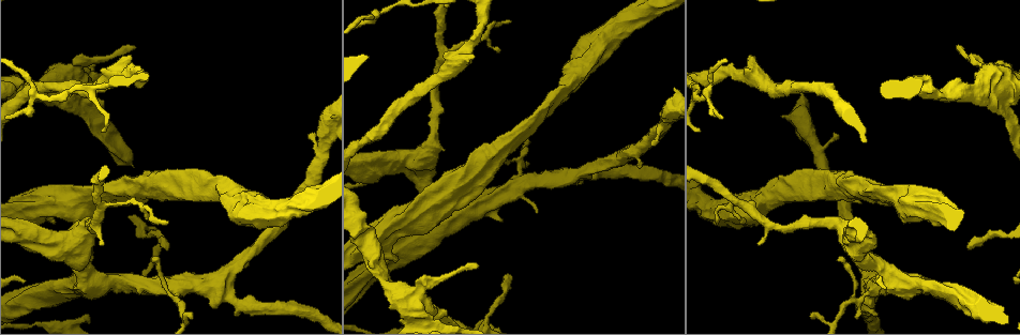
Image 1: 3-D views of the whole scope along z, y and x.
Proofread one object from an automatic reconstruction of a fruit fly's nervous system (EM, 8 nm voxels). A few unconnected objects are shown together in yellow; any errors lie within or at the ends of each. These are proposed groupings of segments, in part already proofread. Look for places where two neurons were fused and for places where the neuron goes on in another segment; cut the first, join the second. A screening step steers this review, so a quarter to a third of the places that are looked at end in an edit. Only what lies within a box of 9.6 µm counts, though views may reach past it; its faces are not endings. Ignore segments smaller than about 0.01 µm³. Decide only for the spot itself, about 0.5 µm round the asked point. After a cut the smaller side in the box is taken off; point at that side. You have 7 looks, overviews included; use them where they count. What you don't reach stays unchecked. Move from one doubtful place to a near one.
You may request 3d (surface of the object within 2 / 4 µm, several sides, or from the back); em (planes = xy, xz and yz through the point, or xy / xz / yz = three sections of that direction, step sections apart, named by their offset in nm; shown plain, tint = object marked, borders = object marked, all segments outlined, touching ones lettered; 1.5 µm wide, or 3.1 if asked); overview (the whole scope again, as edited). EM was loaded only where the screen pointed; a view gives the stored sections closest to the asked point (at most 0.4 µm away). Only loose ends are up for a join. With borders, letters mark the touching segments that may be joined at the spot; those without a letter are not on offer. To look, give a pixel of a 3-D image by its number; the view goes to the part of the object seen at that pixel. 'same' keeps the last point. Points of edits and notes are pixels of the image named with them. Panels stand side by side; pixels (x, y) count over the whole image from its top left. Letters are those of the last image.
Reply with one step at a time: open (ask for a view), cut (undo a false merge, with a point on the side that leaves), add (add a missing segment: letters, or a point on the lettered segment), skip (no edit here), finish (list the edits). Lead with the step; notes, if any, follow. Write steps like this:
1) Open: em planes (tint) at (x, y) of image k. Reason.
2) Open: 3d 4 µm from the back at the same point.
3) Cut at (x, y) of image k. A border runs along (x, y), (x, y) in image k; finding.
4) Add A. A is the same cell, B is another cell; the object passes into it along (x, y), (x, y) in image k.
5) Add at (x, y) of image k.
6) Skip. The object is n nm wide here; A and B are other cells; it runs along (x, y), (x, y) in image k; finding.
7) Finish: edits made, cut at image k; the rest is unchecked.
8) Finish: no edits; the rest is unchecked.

Open: em planes (borders) at (904, 272) of image 1. An open end.

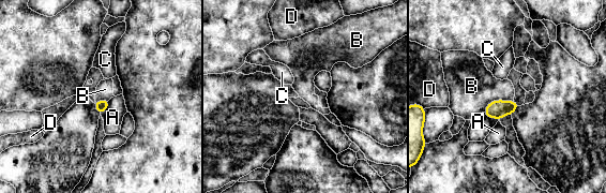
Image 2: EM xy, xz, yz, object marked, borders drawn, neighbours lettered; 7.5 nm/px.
Skip. The longest contact is with B, 240 nm; A, B, C and D are other cells; a border runs along (513, 100), (493, 100), (483, 112) in image 2; none of them fits.

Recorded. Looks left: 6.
Open: em planes (borders) at (52, 224) of image 1. Thick end.

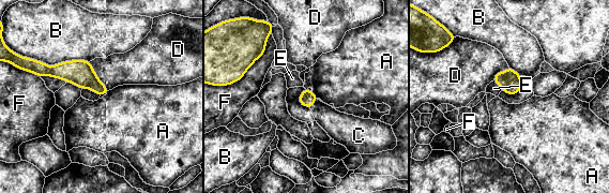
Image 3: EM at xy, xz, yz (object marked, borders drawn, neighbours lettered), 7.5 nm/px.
Skip. The longest contact is with F, 420 nm; A, B, C, D, E and F are other cells; a border runs along (313, 91), (318, 98) in image 3; none of them fits.

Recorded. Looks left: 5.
Open: 3d 2 µm at (167, 249) of image 1. End of a long branch.

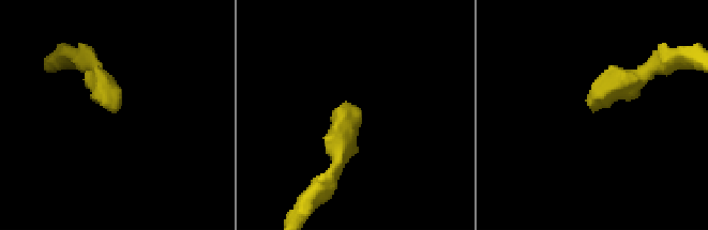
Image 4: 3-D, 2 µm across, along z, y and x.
Open: em planes (borders) at (114, 111) of image 4.

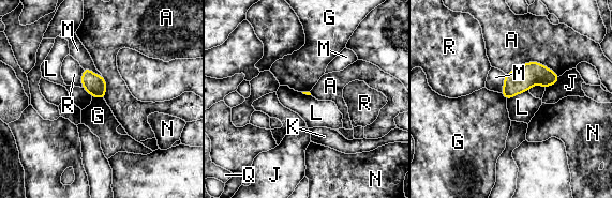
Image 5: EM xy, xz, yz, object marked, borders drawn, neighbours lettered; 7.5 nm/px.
Skip. A, G, J, K, L, M, N, Q and R are other cells; none of them fits.

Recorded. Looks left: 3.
Finish: no edits; the rest is unchecked.

